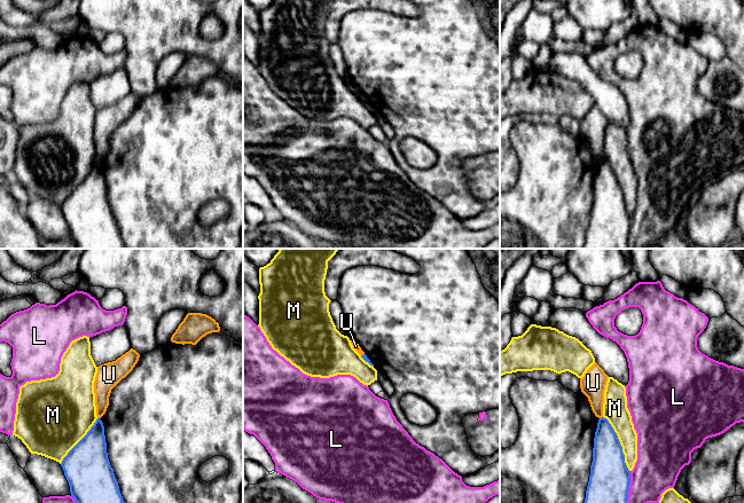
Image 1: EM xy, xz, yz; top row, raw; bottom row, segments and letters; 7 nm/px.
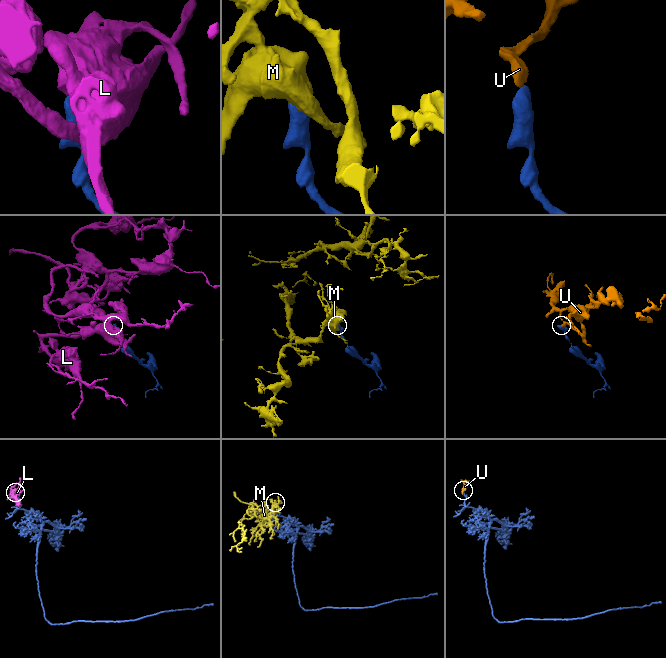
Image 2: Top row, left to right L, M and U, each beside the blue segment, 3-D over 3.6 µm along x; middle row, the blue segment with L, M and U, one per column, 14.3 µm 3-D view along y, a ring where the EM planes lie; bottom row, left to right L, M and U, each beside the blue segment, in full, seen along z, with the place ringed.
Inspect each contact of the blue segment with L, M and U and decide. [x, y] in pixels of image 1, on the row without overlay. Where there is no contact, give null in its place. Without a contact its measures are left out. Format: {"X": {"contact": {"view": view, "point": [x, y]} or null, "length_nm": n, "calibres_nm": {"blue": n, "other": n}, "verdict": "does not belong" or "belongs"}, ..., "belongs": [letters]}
{"L": {"contact": {"view": "yz", "point": [628, 232]}, "length_nm": 240, "calibres_nm": {"blue": 300, "other": 300}, "verdict": "does not belong"}, "M": {"contact": {"view": "yz", "point": [619, 187]}, "length_nm": 440, "calibres_nm": {"blue": 280, "other": 180}, "verdict": "does not belong"}, "U": {"contact": {"view": "yz", "point": [602, 160]}, "length_nm": 30, "calibres_nm": {"blue": 200, "other": 180}, "verdict": "does not belong"}, "belongs": []}

